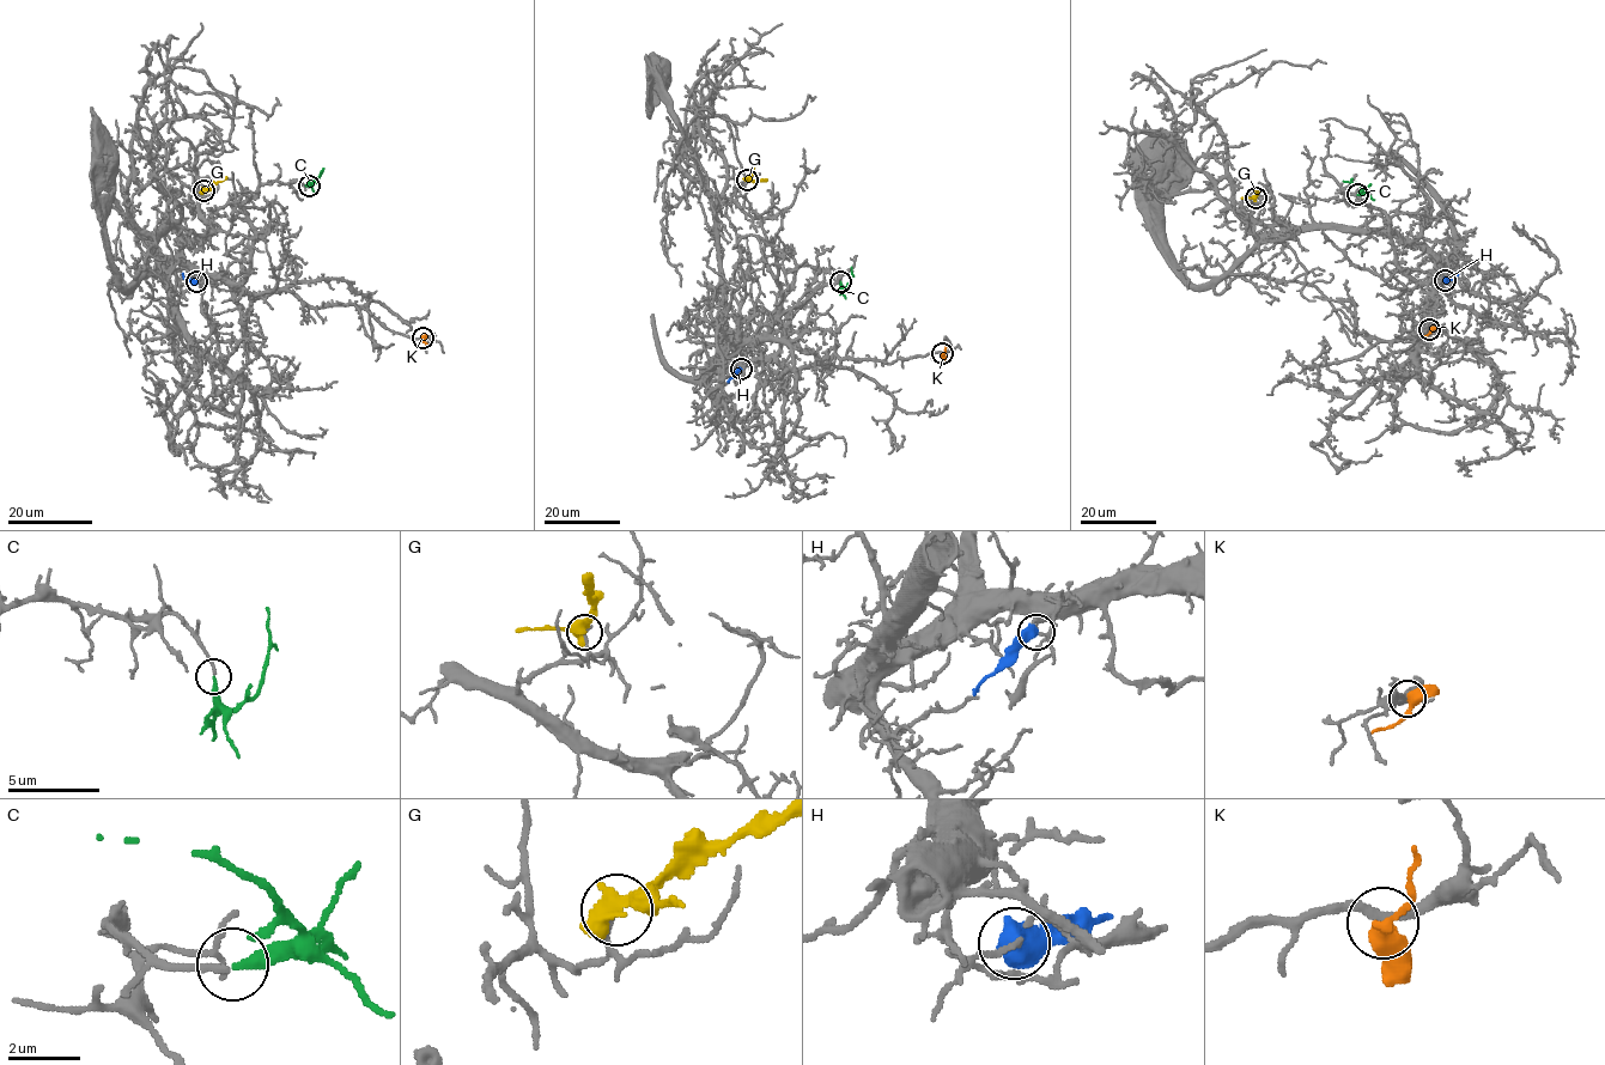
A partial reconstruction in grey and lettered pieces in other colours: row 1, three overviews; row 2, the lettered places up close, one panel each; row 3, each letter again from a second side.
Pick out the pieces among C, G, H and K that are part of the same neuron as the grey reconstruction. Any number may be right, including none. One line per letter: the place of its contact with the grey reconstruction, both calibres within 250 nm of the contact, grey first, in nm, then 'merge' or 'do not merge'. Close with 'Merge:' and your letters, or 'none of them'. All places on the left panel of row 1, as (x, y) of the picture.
C: (309, 186) | 170/280 nm | merge
G: (204, 190) | 170/600 nm | do not merge
H: (196, 281) | 150/750 nm | do not merge
K: (423, 338) | 240/440 nm | do not merge
Merge: C

